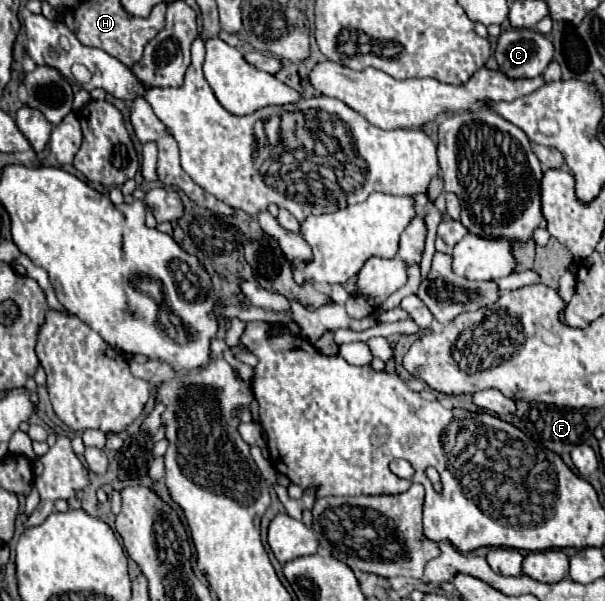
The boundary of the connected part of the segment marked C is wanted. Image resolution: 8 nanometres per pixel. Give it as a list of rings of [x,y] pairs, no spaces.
[[[506,30],[498,38],[494,58],[508,78],[540,76],[554,56],[552,42],[532,30]]]

